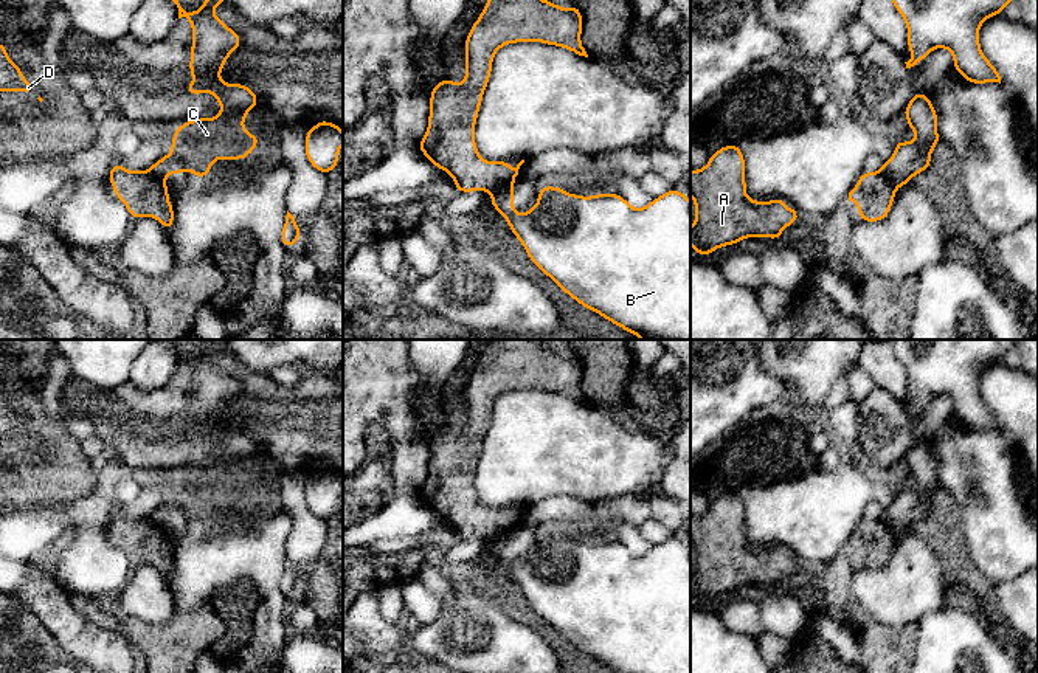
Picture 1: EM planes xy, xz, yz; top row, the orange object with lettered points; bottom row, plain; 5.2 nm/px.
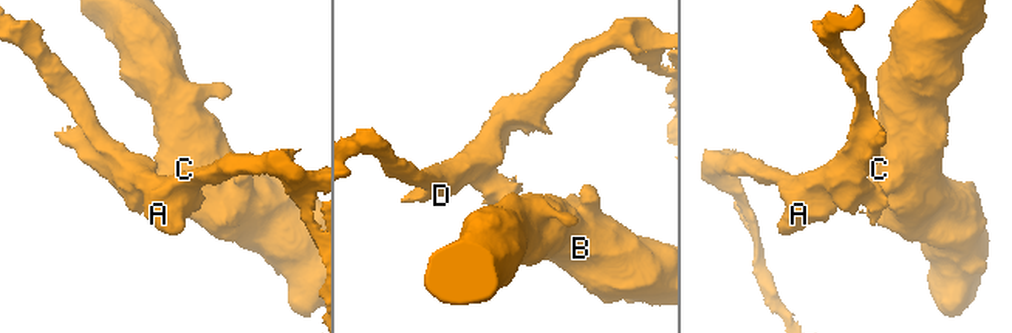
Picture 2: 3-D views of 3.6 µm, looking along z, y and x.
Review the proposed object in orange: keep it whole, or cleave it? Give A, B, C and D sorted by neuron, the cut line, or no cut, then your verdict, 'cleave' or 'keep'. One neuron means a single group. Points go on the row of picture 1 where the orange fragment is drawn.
A D / B C | xz (512, 179), (492, 194) | cleave

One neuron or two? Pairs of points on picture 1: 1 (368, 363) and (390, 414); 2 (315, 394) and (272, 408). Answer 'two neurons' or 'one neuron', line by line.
1: one neuron
2: one neuron

